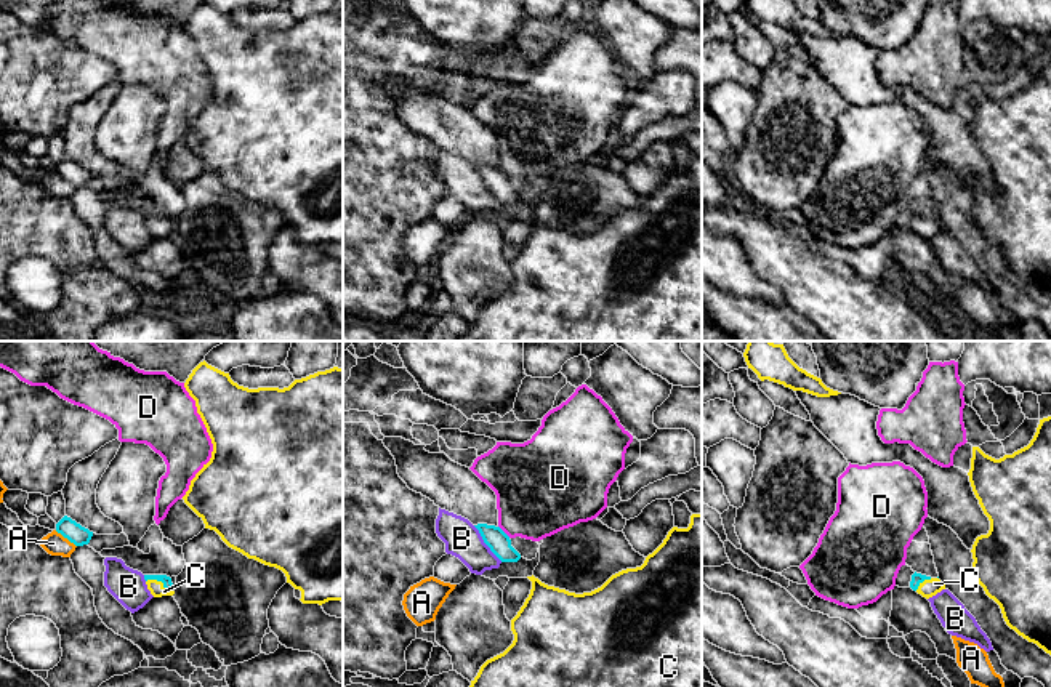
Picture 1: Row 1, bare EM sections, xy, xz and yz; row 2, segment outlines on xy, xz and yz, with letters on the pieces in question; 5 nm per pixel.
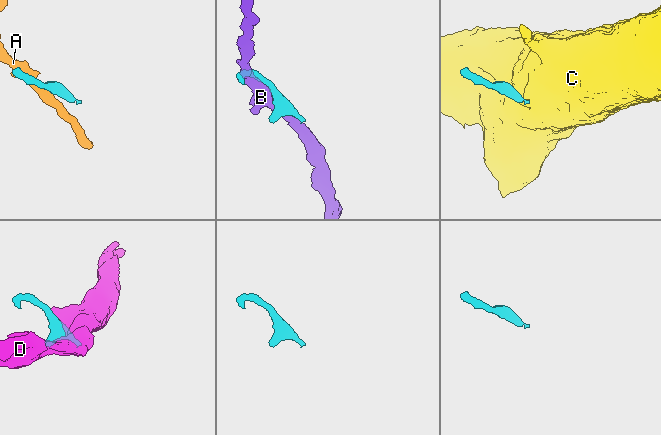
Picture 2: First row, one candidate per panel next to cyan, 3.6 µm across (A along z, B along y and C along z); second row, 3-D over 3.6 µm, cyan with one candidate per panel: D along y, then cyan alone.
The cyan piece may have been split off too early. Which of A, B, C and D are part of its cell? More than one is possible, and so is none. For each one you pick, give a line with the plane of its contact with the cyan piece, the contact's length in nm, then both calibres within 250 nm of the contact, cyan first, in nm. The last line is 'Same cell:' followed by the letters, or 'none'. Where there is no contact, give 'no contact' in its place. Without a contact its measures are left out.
C: contact in xy; length 140 nm; calibres 50 and 70 nm
Same cell: C

